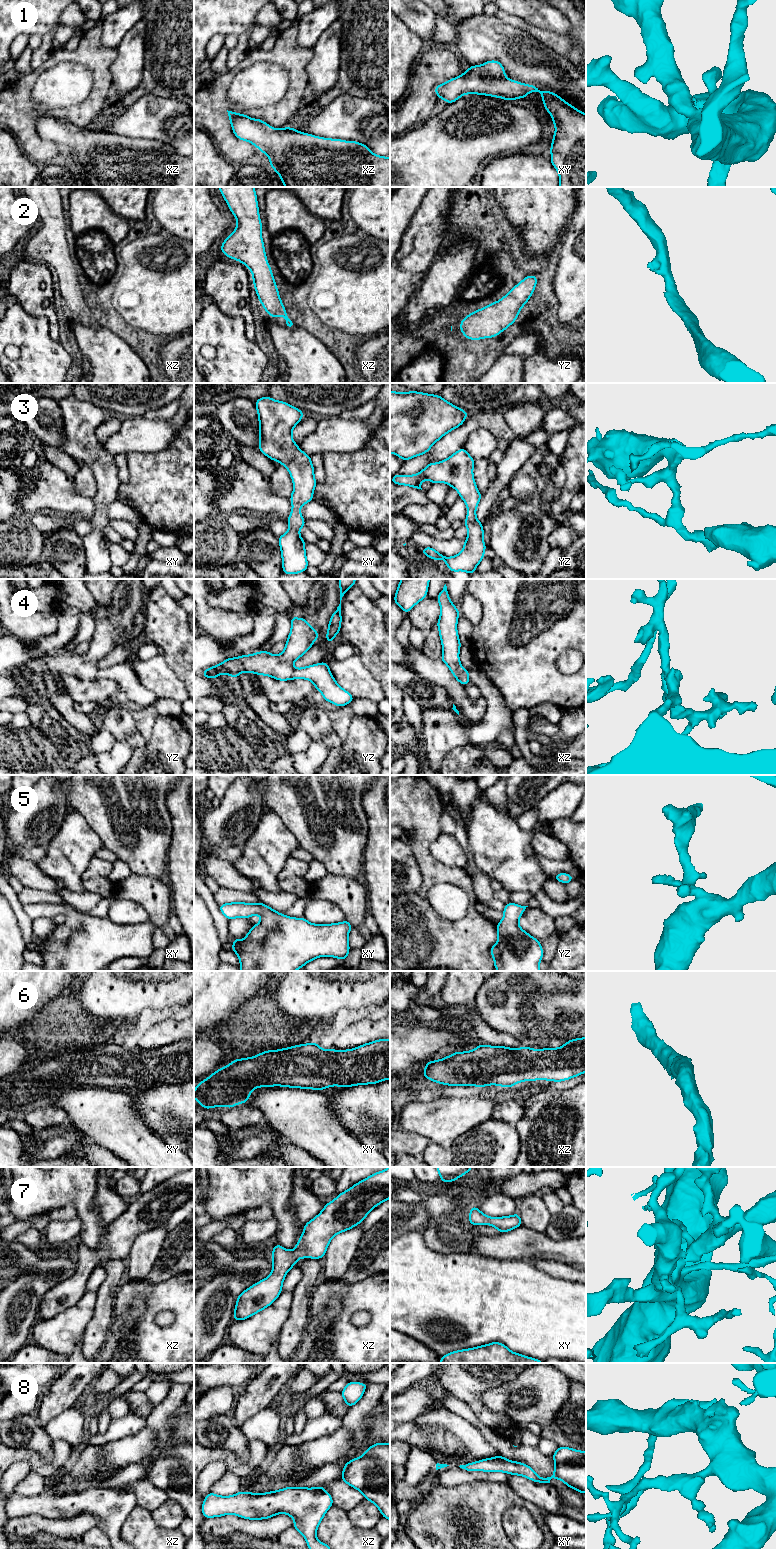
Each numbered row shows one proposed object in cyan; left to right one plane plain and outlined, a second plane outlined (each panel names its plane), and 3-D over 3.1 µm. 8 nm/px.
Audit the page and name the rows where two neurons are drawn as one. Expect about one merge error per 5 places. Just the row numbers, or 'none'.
none

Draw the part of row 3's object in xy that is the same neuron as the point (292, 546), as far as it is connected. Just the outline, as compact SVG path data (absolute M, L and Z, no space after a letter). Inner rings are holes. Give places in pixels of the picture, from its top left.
M269 396L262 397L254 403L259 418L258 449L271 460L278 461L287 468L294 486L289 497L292 511L286 520L289 530L278 537L283 574L305 572L309 565L305 552L306 542L301 538L299 530L306 524L300 509L302 505L313 500L317 481L311 457L301 451L292 438L292 429L305 413Z

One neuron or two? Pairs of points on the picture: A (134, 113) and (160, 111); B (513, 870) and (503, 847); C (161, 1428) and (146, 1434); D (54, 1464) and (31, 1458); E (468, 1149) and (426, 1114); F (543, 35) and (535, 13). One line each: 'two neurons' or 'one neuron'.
A: one neuron
B: one neuron
C: two neurons
D: one neuron
E: two neurons
F: two neurons

